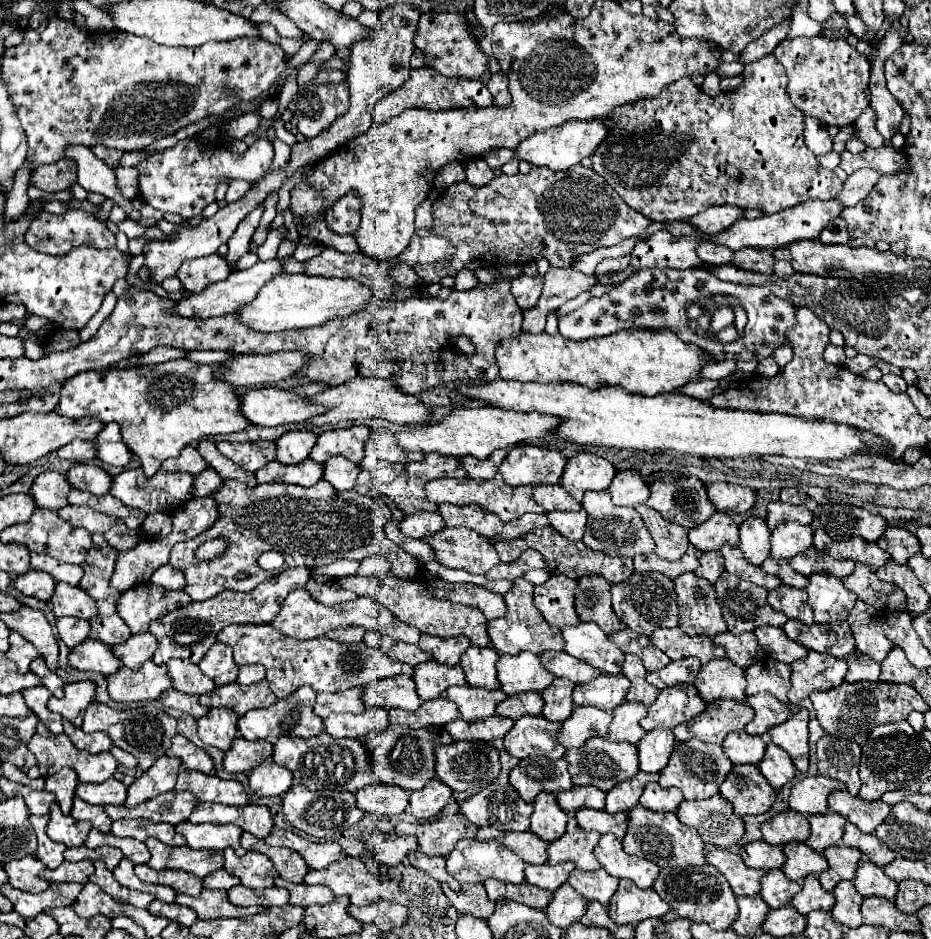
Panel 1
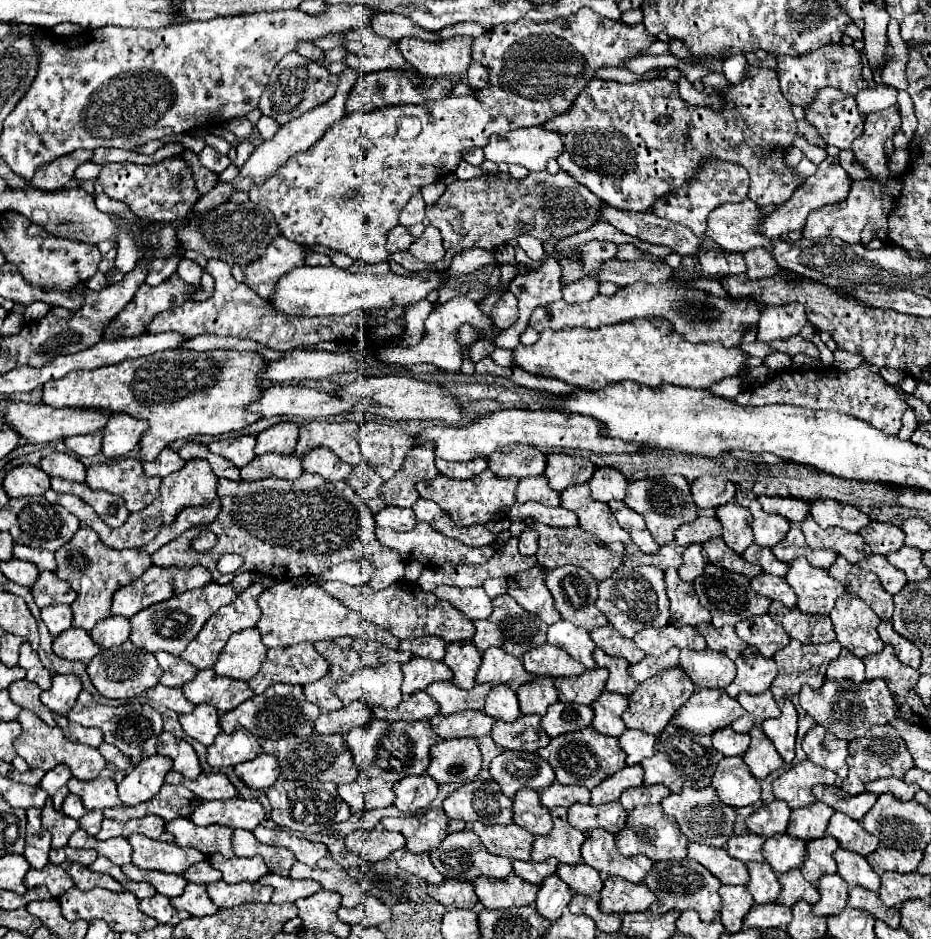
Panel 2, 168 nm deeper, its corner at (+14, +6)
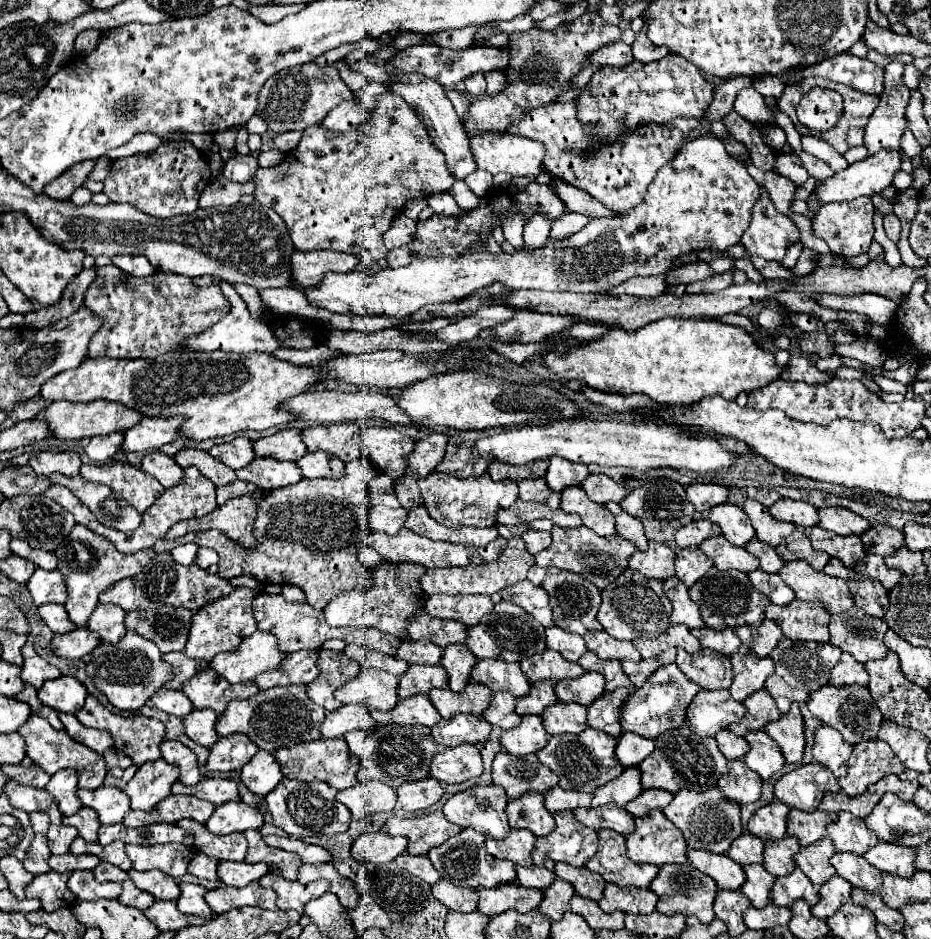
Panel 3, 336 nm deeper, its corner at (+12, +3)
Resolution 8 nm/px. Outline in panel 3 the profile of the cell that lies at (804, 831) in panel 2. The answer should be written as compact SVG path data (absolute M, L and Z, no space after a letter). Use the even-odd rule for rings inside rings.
M791 810L787 816L787 834L799 838L801 846L813 844L821 838L825 838L825 826L833 822L837 814L823 814L823 812L801 812Z

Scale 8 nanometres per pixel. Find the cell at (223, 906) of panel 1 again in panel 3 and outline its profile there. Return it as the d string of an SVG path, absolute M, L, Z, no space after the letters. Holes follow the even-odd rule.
M181 882L179 884L181 888L181 896L177 900L177 906L183 914L193 914L193 916L205 916L205 918L211 918L213 910L207 906L205 902L205 892L207 888L205 886L199 886L199 884L185 884Z

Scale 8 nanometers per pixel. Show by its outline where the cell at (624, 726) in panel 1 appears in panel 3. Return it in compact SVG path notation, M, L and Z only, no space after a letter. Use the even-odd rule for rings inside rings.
M617 688L613 692L605 692L587 708L587 724L595 730L603 730L605 734L619 738L621 724L619 714L629 696L629 690Z

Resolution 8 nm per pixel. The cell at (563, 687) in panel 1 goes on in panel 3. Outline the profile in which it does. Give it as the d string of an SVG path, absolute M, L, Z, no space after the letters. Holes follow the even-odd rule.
M541 680L541 682L531 684L529 694L517 700L515 712L517 712L519 716L541 714L547 706L551 706L551 704L555 704L555 702L557 702L557 698L555 698L553 684L551 684L549 680Z

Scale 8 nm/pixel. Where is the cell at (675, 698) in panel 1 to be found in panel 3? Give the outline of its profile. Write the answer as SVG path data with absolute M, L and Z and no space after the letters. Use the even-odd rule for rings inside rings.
M677 664L661 666L647 678L647 682L639 690L629 694L627 702L621 708L621 728L625 732L627 730L635 732L635 734L639 734L643 738L657 738L665 730L679 728L679 726L685 724L687 706L691 704L691 700L695 698L695 694L699 690L701 690L701 686L697 686L693 680L689 680L677 668Z

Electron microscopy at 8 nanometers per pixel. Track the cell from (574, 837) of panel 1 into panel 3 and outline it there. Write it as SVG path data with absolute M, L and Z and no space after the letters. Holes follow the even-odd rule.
M555 812L557 826L549 836L537 838L533 850L533 864L543 866L547 858L571 866L585 866L597 852L597 830L583 826L573 812Z

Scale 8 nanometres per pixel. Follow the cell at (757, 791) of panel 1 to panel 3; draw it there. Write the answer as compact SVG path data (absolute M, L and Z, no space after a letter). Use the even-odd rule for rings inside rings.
M731 760L729 772L719 778L719 790L737 804L757 802L761 796L761 778L747 768L743 760Z

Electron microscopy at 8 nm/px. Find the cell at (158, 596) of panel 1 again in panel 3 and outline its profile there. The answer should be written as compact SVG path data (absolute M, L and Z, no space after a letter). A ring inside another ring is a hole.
M159 552L159 554L155 554L155 558L149 560L145 570L141 570L137 576L123 578L121 582L113 584L103 594L99 594L99 602L117 604L125 612L155 610L161 606L173 606L173 608L181 606L181 608L189 608L189 610L199 610L205 602L221 598L223 594L229 594L231 590L233 590L233 586L225 578L199 570L199 566L195 566L195 564L183 566L171 558L171 552Z

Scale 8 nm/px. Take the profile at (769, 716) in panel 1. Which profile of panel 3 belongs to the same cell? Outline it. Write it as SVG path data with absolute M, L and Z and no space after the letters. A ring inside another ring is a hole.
M765 688L751 694L743 704L747 708L747 714L743 716L741 722L735 722L729 726L729 730L737 736L745 736L747 732L757 732L781 716L775 702L771 702L771 696L767 694Z

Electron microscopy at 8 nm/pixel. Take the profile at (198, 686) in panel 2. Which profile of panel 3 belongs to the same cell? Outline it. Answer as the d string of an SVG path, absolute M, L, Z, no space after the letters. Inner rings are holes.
M209 668L185 682L183 692L195 708L211 708L217 714L221 714L225 712L229 702L247 700L255 692L259 692L259 688L255 686L255 682L229 684L225 678L219 678L219 674L215 674L215 670Z

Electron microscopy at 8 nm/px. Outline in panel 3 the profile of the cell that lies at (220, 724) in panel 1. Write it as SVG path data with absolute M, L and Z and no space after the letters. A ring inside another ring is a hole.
M209 708L193 710L191 714L187 714L183 718L187 736L195 744L205 746L205 748L211 748L219 740L217 732L215 732L215 722L217 722L217 714L213 710L209 710Z

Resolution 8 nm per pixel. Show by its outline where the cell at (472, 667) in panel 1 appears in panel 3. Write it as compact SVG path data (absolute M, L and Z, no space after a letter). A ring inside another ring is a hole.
M451 644L443 650L441 664L449 674L449 688L453 692L461 692L469 684L469 674L475 662L477 658L471 654L467 644Z

